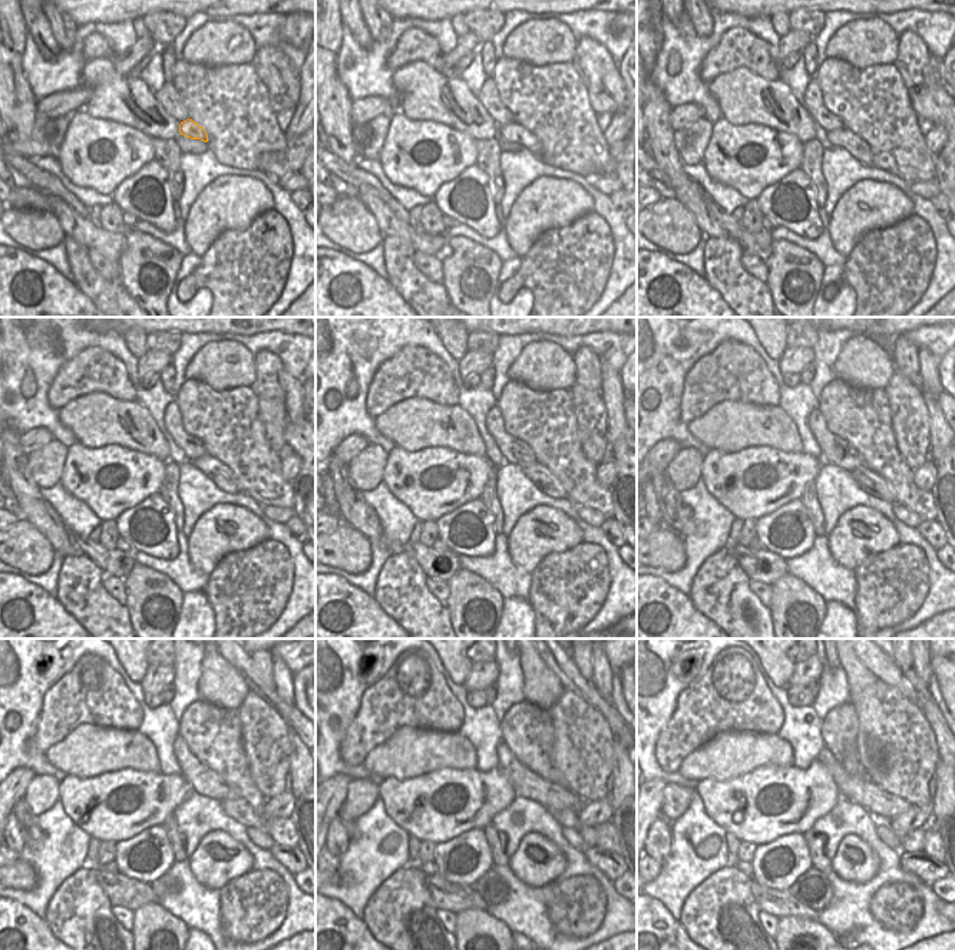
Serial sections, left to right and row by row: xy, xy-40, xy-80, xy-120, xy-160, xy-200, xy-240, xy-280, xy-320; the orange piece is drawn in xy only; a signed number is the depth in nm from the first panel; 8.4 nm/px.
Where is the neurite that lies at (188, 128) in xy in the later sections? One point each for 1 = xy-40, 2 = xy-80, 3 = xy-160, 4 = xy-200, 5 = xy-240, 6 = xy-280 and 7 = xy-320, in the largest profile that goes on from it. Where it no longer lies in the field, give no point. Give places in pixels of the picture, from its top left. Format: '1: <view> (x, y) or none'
1: xy-40 (514, 132)
2: xy-80 (855, 145)
3: xy-160 (538, 474)
4: xy-200 (871, 482)
5: xy-240 (240, 810)
6: xy-280 (567, 818)
7: xy-320 (914, 841)

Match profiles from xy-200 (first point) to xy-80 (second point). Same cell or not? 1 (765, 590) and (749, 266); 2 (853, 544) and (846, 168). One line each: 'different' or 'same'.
1: same
2: different

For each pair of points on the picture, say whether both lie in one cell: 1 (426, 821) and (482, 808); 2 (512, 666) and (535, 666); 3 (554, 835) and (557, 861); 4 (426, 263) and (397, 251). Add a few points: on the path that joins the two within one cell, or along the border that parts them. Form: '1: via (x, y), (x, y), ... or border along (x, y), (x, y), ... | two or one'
1: via (440, 815), (455, 815), (468, 808) | one
2: border along (516, 653), (521, 662), (522, 695), (525, 699) | two
3: border along (522, 835), (558, 847), (559, 877) | two
4: border along (415, 250), (415, 266), (430, 280), (436, 281) | two

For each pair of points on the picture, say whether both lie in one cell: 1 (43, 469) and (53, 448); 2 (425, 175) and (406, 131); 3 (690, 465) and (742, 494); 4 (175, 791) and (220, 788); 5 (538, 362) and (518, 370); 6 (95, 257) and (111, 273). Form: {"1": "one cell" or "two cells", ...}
{"1": "one cell", "2": "one cell", "3": "two cells", "4": "two cells", "5": "one cell", "6": "one cell"}

